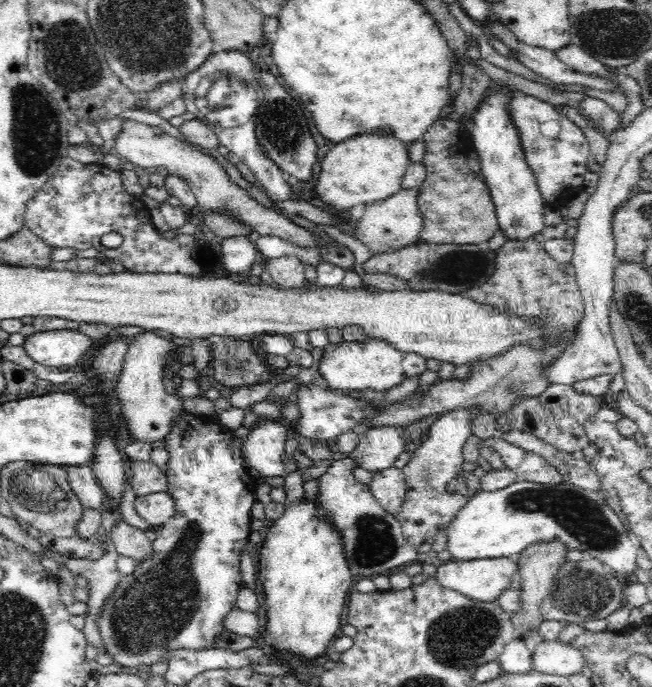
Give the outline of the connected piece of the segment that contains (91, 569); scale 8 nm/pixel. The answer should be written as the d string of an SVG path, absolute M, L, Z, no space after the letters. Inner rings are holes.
M110 542L110 549L98 560L88 560L87 558L72 558L67 554L51 551L51 556L58 565L64 564L72 573L82 575L88 579L88 600L87 612L89 617L98 620L104 604L117 588L121 580L121 573L116 568L116 560L119 554L114 549L114 543Z

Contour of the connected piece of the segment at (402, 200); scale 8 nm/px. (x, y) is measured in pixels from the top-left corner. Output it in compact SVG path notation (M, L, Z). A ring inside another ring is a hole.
M417 188L410 190L399 190L396 194L381 200L379 204L372 204L364 212L363 216L356 222L355 231L351 234L354 240L360 242L368 248L368 250L375 254L392 253L414 245L419 241L419 234L423 227L423 216L420 214L417 207Z

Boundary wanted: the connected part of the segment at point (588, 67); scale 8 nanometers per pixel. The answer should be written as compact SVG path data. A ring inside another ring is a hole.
M569 45L561 50L555 51L556 56L566 64L568 68L578 71L580 74L587 74L588 76L601 76L607 78L610 82L618 83L618 76L615 76L610 69L609 65L600 62L591 54L582 50L582 48Z

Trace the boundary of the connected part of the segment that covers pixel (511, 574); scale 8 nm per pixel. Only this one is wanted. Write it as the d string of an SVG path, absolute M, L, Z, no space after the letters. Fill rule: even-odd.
M517 556L470 561L446 561L437 567L436 580L446 589L456 591L474 601L492 602L500 598L504 590L511 587L511 581L518 578Z

